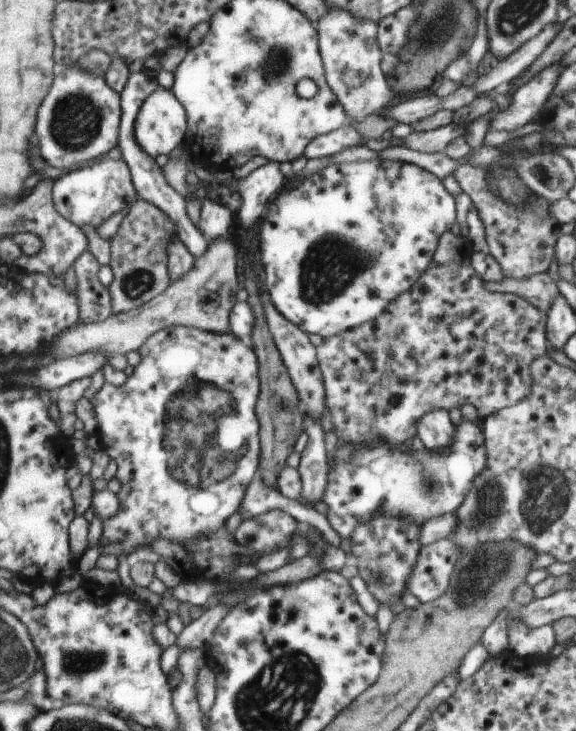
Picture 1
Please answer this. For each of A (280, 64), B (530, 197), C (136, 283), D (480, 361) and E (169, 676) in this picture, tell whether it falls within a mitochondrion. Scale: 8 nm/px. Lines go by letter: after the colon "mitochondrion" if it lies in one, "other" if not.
A: mitochondrion
B: other
C: mitochondrion
D: other
E: other

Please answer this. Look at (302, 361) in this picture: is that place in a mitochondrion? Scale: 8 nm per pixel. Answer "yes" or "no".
no

